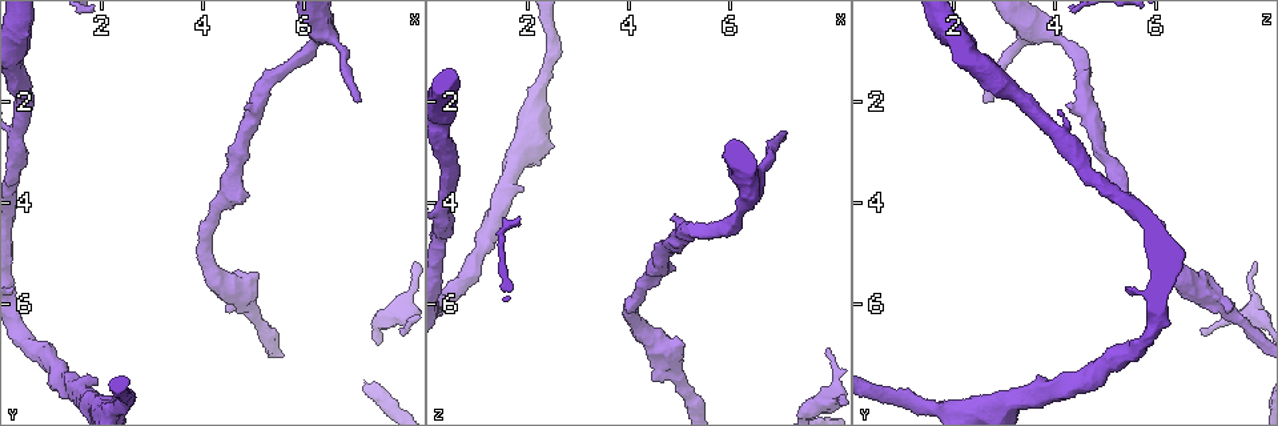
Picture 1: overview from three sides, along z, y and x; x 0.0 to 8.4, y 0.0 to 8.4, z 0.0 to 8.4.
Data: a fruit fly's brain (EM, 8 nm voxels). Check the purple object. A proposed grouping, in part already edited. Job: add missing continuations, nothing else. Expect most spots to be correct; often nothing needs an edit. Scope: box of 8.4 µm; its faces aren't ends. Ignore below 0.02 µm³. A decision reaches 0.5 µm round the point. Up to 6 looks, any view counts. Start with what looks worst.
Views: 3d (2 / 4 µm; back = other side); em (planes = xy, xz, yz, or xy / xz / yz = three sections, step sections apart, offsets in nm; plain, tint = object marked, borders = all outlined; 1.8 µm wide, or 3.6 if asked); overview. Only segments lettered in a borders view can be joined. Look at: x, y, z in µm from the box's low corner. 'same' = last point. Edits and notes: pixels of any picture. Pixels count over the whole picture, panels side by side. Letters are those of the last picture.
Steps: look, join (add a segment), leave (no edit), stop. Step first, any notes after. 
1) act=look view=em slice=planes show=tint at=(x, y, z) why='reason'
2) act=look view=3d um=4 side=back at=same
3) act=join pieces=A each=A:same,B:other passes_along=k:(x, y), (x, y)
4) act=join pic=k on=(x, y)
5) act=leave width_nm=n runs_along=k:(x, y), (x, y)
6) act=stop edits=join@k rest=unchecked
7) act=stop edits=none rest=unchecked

act=look view=3d um=4 at=(7.10, 2.00, 2.65) why='branch stops here'

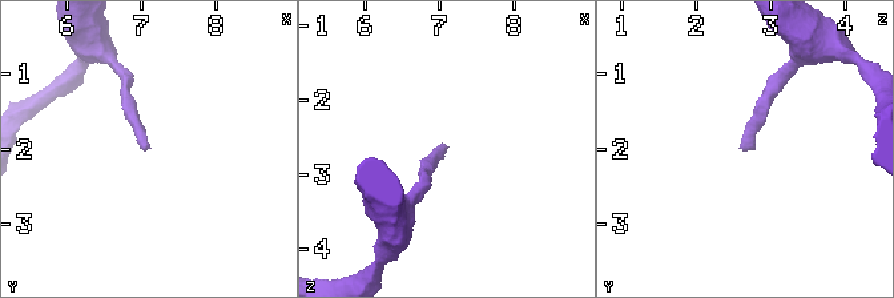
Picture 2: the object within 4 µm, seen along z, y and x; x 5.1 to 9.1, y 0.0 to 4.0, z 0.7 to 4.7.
act=look view=em slice=planes show=borders at=(7.10, 2.00, 2.60) why='need the tissue'

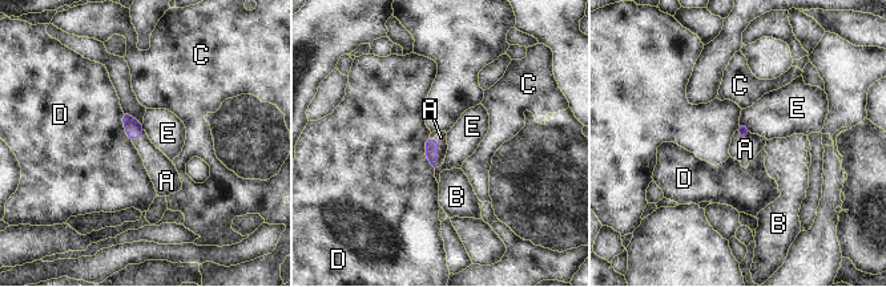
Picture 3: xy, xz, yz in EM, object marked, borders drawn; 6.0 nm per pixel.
act=join pieces=A each=A:same,B:other,C:other,D:other,E:other passes_along=3:(431, 145), (437, 149), (441, 137) found='the neuron continues'

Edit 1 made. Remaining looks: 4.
act=look view=3d um=2 at=(6.35, 0.60, 3.55) why='branch point'

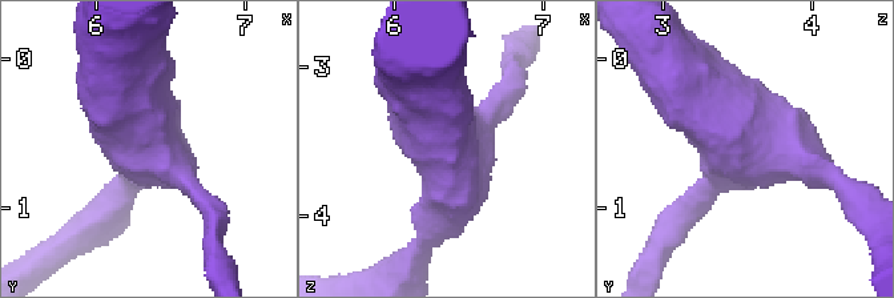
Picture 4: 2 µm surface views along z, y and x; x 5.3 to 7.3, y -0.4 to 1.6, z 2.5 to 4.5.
act=look view=em slice=planes show=tint at=(6.36, 0.54, 3.58) arms=3 arm_widths_nm=180,200,380

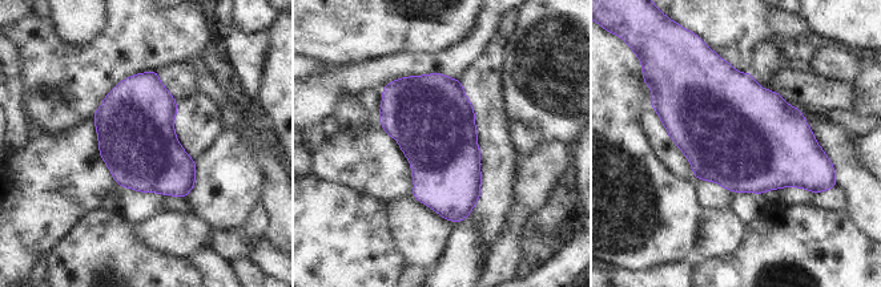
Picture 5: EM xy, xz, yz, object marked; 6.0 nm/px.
act=look view=em slice=planes show=borders at=same

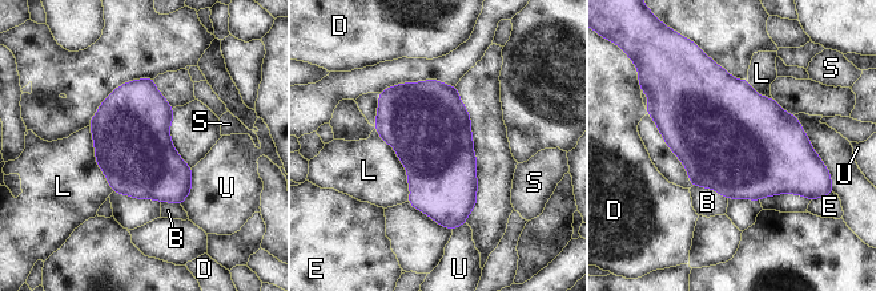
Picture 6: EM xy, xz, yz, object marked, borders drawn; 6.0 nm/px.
act=leave longest_contact=L:480nm each=B:other,D:other,E:other,L:other,S:other,U:other border=6:(374, 129), (406, 172), (409, 201) found='none of them fits'

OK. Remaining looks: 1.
act=look view=em slice=planes show=borders at=(4.85, 6.05, 7.35) why='calibre changes'

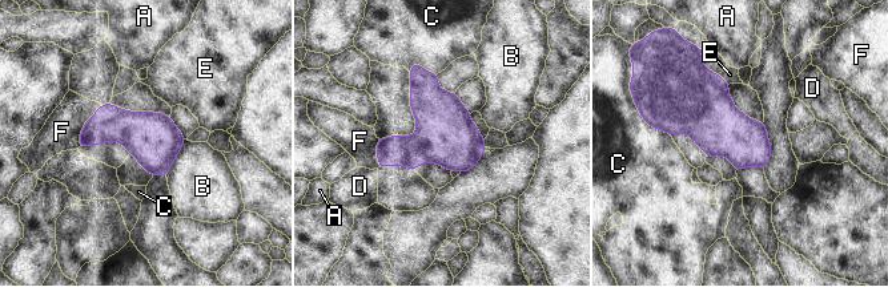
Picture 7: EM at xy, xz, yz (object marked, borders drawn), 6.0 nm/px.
act=leave width_nm=320 each=A:other,B:other,C:other,D:other,E:other,F:other found='no lettered segment goes on from it'

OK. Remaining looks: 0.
act=stop edits=join@3 rest=unchecked

